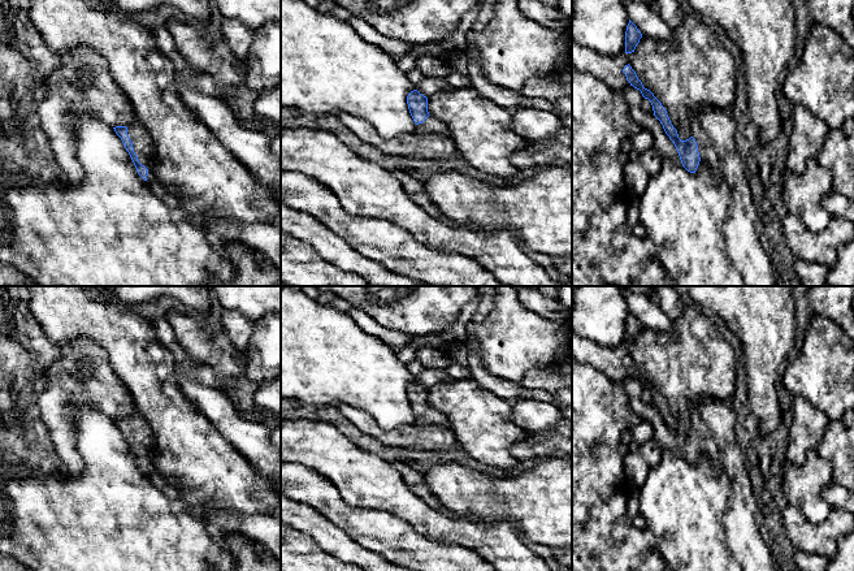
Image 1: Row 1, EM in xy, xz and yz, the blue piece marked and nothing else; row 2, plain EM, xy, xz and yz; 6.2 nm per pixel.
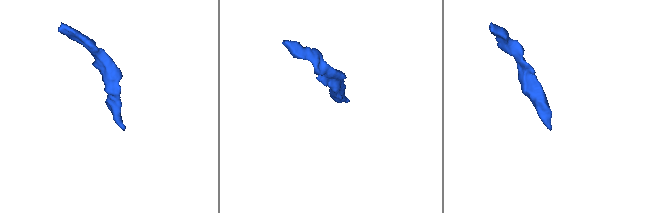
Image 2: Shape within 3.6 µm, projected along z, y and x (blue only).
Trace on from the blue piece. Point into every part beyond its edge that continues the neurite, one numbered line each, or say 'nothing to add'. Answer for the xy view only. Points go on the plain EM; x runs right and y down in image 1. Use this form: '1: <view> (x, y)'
1: xy (142, 435)

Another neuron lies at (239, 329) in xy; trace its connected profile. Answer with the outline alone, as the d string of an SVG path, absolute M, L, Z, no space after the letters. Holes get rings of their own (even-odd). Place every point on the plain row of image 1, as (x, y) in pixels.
M224 308L222 326L235 349L246 354L255 330L255 321L248 320L237 310Z

